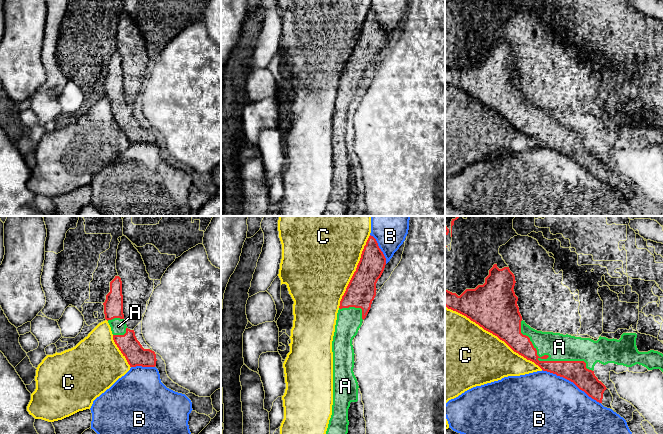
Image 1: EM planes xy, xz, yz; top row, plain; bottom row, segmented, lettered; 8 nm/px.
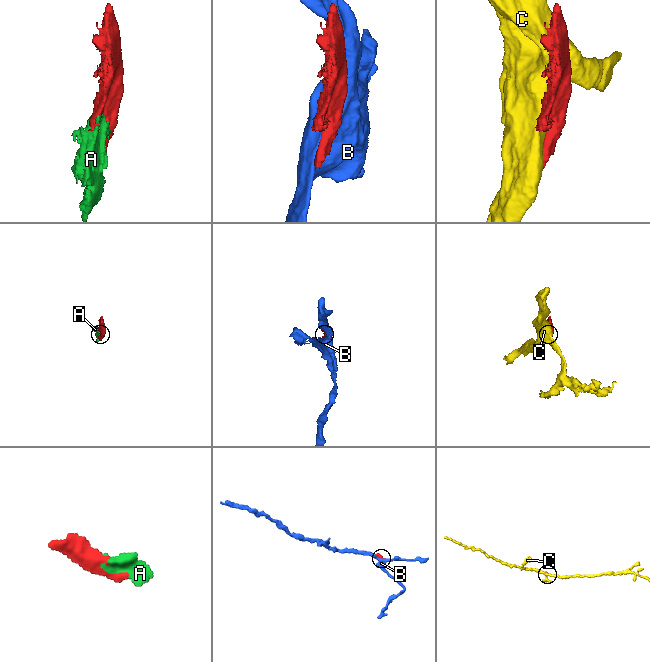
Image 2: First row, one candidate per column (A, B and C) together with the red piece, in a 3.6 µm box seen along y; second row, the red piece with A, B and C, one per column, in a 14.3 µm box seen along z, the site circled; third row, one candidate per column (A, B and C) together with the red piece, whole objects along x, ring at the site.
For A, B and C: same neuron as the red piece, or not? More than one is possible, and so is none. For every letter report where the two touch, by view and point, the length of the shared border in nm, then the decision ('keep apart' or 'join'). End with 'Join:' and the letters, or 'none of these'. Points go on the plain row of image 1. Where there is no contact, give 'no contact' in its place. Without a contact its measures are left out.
A: yz (549, 137) | 700 nm | join
B: yz (571, 157) | 550 nm | keep apart
C: yz (494, 110) | 950 nm | keep apart
Join: A

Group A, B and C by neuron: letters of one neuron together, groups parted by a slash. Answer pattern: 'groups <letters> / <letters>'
groups A / B / C

